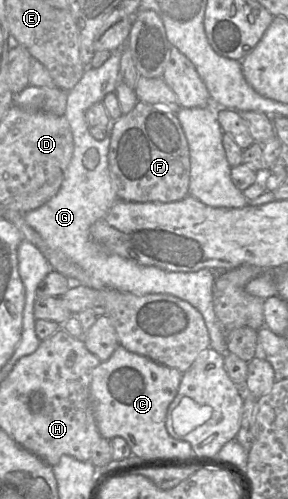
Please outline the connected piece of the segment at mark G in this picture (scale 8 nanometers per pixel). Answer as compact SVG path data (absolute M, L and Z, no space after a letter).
M113 52L102 66L87 67L80 81L68 91L65 117L73 135L73 156L60 189L45 204L24 214L25 221L50 247L62 252L106 287L134 295L169 294L190 303L204 319L210 348L225 355L226 332L213 305L213 290L217 278L215 271L204 268L196 272L170 272L155 266L141 265L110 253L90 235L91 226L107 214L119 197L108 162L110 136L108 134L102 140L92 137L86 111L95 103L102 102L107 94L115 92L113 88L118 85L117 65L117 52Z

